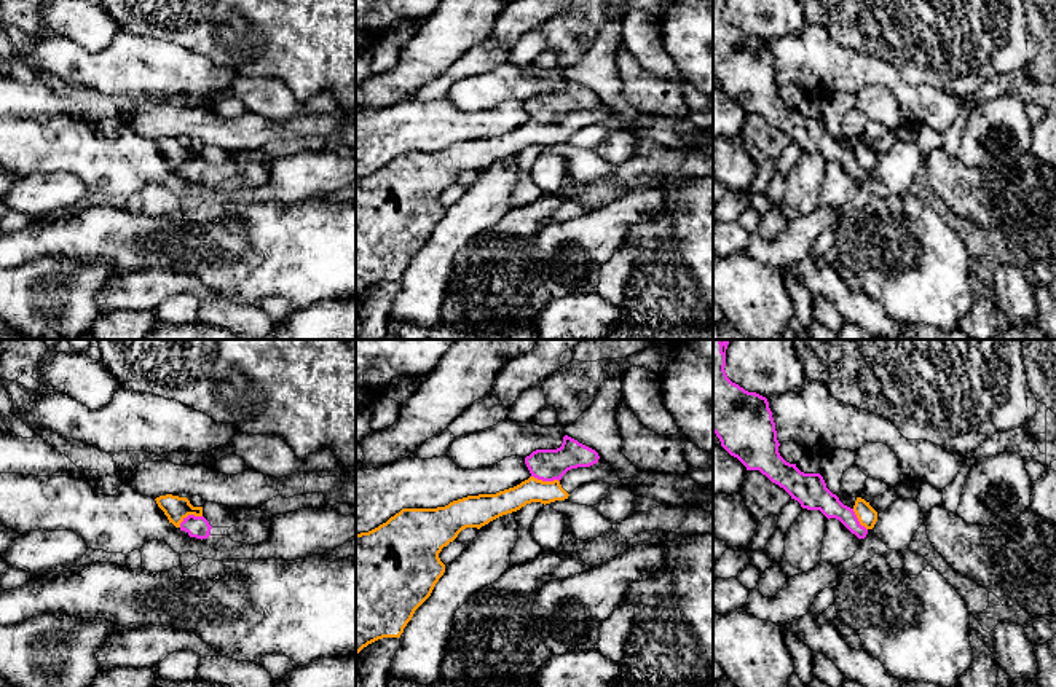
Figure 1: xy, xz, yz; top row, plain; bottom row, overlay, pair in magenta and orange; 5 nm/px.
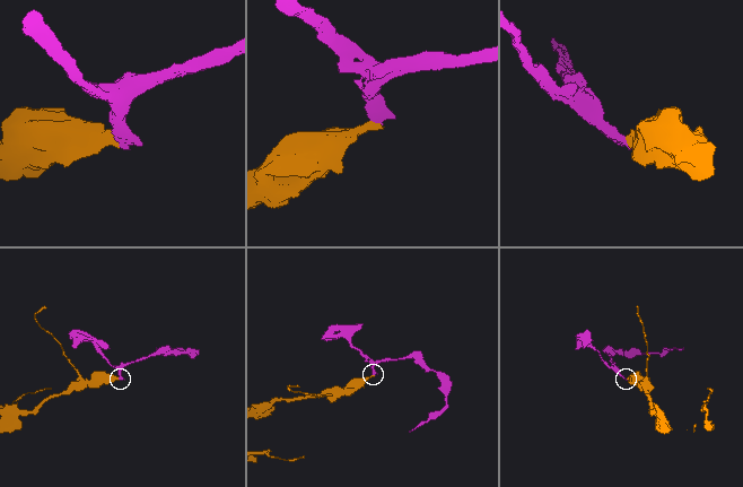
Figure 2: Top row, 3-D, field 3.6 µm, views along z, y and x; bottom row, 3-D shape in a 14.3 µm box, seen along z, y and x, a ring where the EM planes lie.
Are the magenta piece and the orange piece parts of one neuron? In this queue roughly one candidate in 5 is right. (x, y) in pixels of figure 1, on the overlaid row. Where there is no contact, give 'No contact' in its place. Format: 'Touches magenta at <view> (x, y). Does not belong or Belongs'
Touches magenta at xz (546, 480). Does not belong

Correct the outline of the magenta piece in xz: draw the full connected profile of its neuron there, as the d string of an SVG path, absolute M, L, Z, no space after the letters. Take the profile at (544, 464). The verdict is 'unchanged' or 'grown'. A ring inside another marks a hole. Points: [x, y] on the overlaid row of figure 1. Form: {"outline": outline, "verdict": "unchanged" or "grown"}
{"outline": "M565 435L557 449L536 449L525 457L531 477L542 481L561 480L561 477L577 467L590 467L600 459L598 453L577 440Z", "verdict": "unchanged"}

